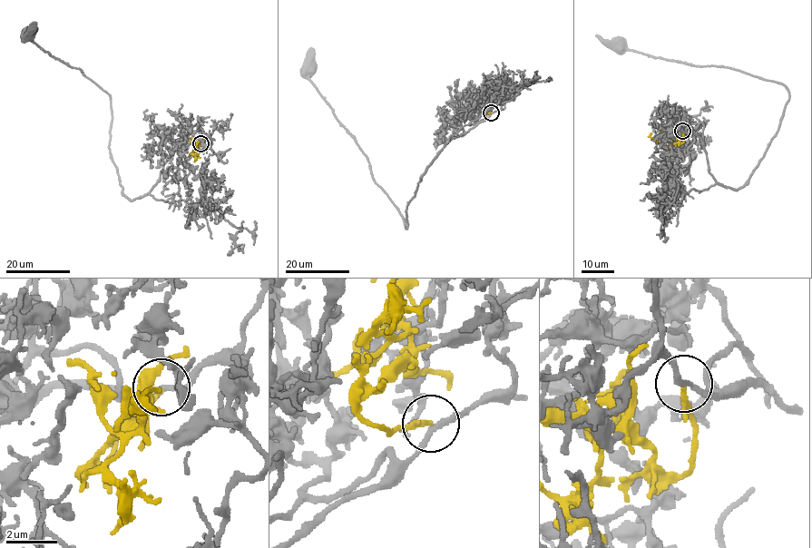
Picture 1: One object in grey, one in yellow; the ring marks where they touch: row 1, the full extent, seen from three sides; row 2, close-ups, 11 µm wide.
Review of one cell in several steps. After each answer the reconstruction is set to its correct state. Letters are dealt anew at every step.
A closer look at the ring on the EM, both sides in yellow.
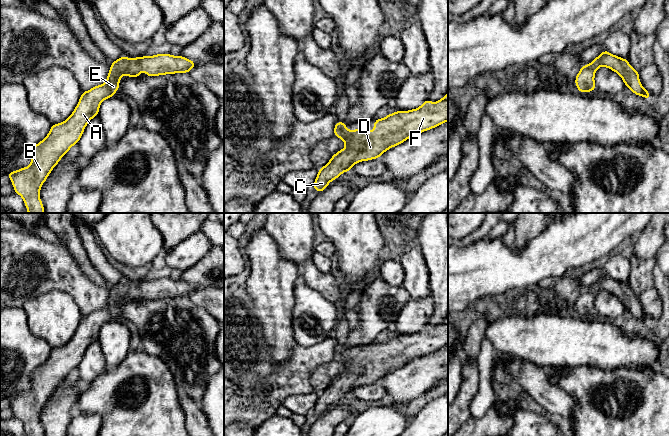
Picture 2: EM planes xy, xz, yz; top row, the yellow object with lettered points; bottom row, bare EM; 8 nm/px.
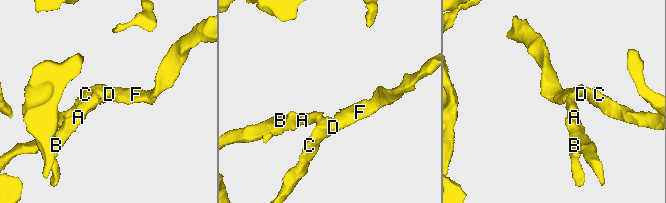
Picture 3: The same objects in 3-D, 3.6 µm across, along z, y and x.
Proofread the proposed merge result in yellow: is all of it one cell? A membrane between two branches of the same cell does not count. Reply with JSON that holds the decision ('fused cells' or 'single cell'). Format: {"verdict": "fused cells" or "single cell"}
{"verdict": "single cell"}

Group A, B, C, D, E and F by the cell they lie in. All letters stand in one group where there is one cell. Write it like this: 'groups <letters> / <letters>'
groups A B C D E F

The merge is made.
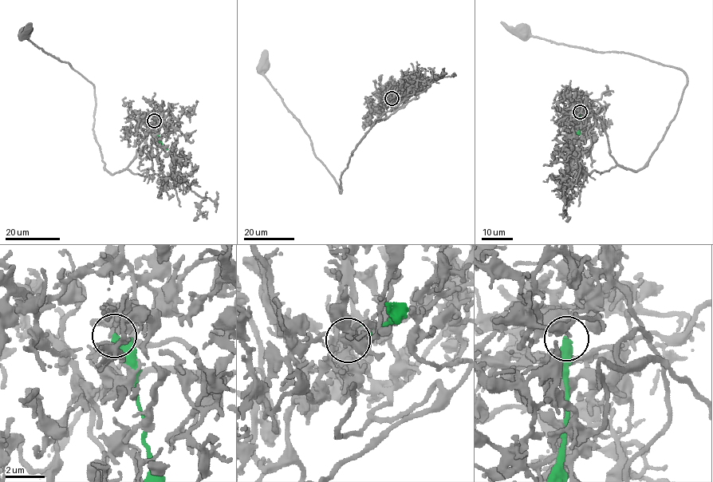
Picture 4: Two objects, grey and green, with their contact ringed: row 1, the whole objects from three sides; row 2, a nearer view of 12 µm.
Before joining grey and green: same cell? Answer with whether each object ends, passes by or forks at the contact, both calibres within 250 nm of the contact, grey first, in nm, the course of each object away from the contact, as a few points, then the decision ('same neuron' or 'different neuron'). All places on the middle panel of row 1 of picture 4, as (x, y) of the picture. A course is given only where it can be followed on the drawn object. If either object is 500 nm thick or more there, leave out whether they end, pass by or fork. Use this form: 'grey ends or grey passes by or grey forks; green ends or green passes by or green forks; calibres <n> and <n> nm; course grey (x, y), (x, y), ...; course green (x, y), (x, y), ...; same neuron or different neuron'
grey ends; green ends; calibres 180 and 440 nm; course grey (391, 98), (395, 108), (403, 105), (378, 120), (352, 151), (340, 193), (264, 65); course green (391, 98), (406, 86); different neuron

